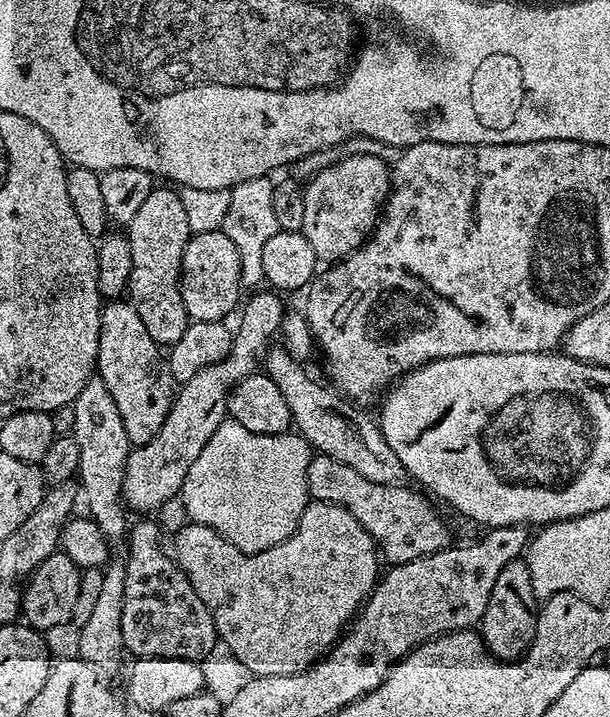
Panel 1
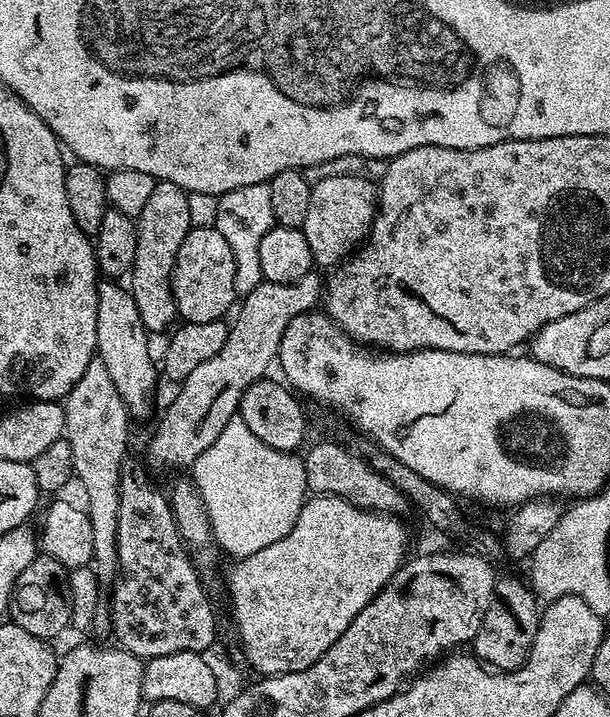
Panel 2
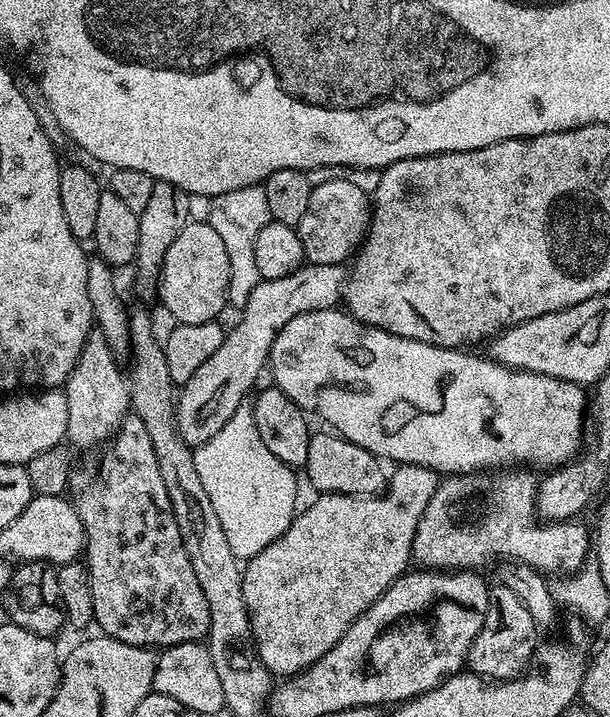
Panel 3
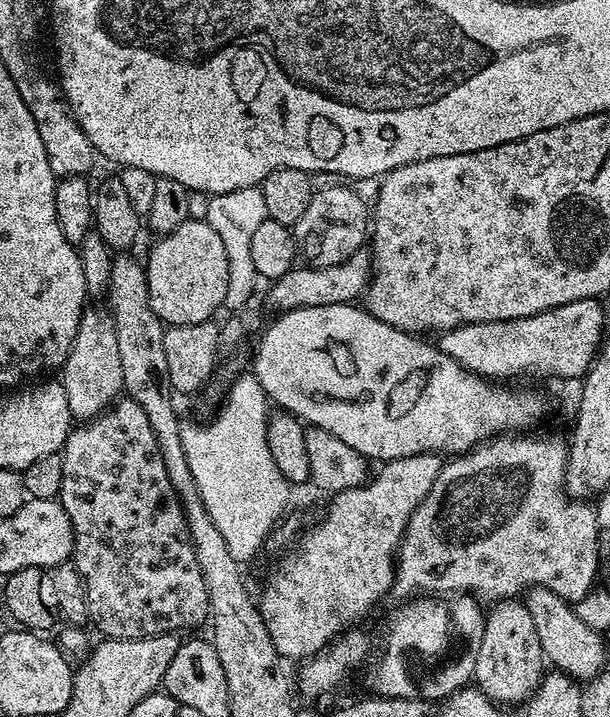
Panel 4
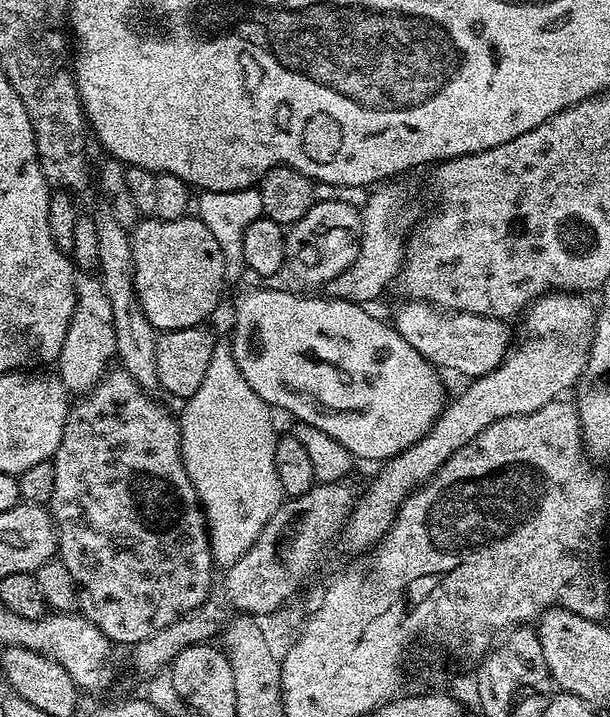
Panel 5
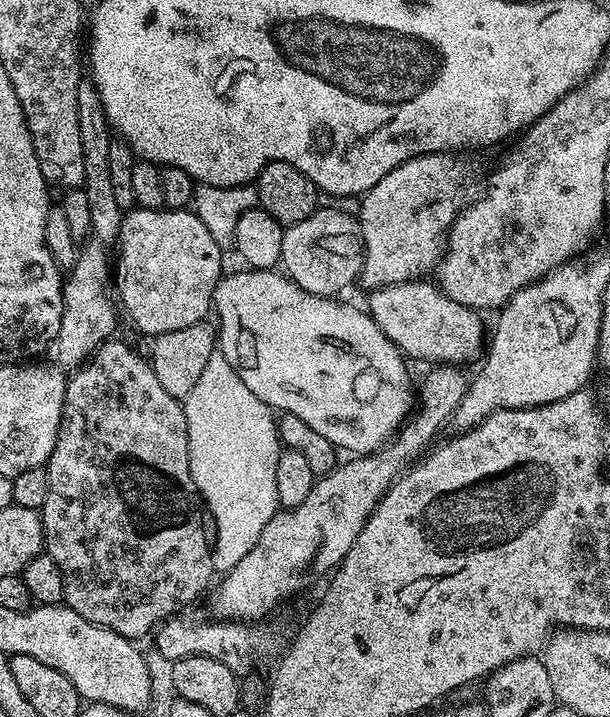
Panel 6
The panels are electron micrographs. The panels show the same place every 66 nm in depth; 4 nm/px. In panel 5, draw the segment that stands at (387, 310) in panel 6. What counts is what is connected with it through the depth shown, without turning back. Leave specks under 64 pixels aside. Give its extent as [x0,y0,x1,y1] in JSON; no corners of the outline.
[395,299,514,378]

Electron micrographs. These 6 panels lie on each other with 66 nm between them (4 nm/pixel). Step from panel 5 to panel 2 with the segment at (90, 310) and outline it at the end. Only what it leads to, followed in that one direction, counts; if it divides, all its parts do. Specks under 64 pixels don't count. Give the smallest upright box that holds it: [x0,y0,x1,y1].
[64,358,130,586]

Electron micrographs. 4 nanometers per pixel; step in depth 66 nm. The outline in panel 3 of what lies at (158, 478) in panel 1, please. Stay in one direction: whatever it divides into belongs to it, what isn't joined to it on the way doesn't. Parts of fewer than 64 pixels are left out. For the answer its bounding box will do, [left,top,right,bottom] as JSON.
[176,263,349,446]

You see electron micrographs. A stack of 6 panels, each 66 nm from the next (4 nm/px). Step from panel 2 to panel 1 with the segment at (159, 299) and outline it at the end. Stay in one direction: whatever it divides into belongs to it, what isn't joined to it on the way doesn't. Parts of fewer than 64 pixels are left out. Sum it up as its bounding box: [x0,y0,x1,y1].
[126,186,194,346]

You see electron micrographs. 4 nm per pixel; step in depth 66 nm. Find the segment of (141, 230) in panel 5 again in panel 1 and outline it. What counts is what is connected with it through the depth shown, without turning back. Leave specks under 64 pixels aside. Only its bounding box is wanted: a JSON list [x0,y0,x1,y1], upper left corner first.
[180,230,242,321]

